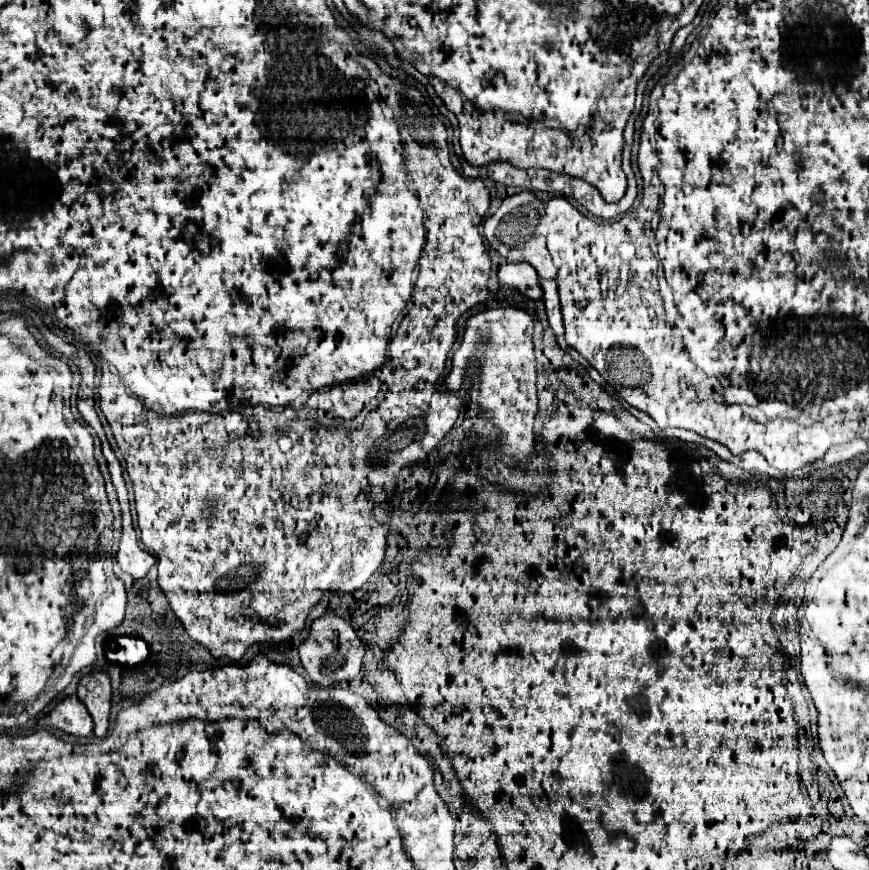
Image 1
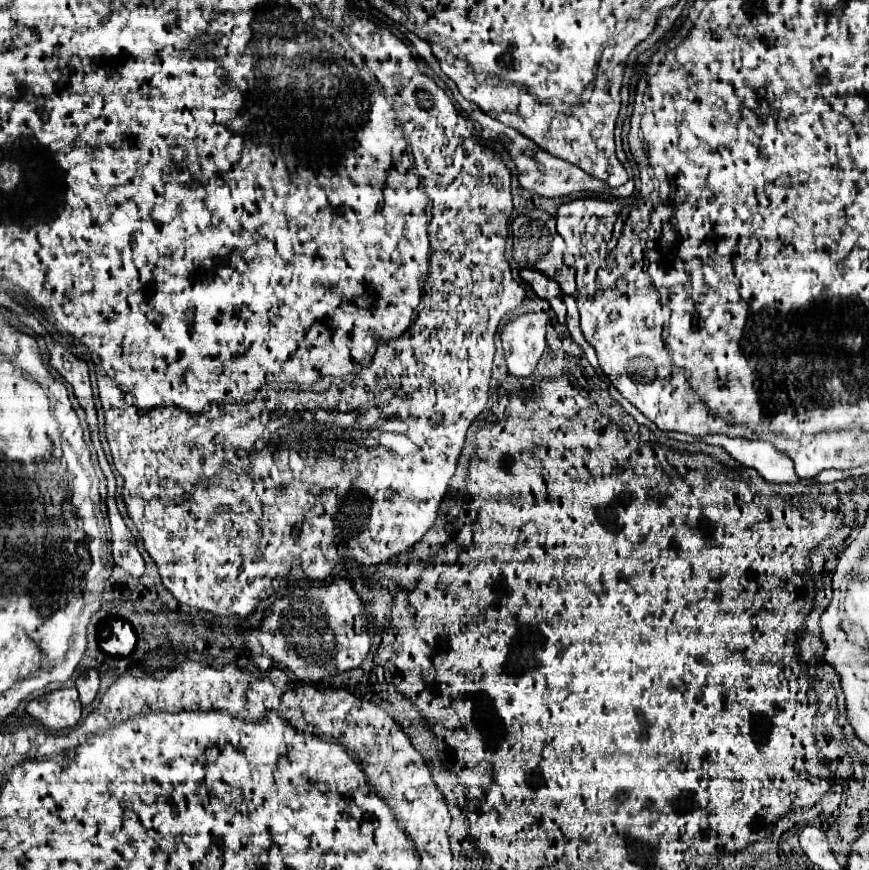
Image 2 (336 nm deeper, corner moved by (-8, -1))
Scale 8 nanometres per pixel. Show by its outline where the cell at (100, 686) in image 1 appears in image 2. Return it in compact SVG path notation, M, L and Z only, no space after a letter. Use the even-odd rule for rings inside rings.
M86 669L78 679L76 679L76 689L80 693L82 705L90 705L98 693L100 687L100 671L98 669Z

